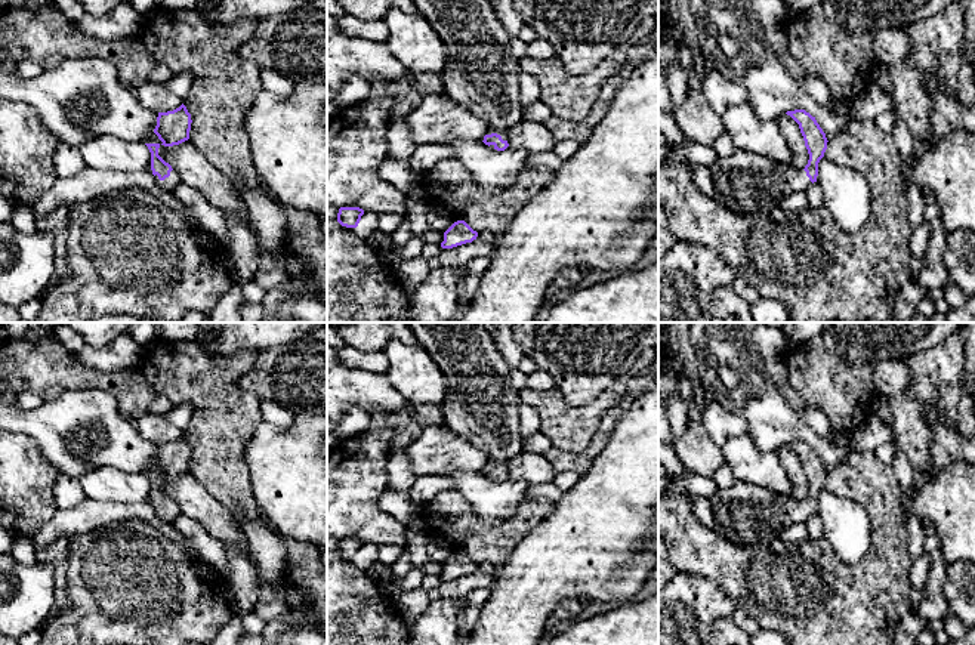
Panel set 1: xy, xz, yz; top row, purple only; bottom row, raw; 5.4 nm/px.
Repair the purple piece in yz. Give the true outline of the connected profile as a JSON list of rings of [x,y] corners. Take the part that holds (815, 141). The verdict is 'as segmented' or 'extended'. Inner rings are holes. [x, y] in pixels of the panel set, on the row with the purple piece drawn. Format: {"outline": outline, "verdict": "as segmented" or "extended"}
{"outline": [[[805,109],[787,111],[786,114],[799,124],[809,154],[808,164],[803,170],[735,148],[731,157],[719,158],[713,166],[692,166],[694,179],[698,188],[726,209],[749,215],[769,212],[780,204],[784,197],[793,192],[805,192],[817,182],[818,163],[824,157],[829,141],[815,117]]], "verdict": "extended"}

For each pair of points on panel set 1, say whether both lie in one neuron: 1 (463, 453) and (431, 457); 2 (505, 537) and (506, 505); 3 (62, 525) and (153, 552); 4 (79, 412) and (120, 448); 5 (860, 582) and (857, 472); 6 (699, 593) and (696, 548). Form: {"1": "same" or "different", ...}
{"1": "same", "2": "different", "3": "different", "4": "same", "5": "same", "6": "different"}

